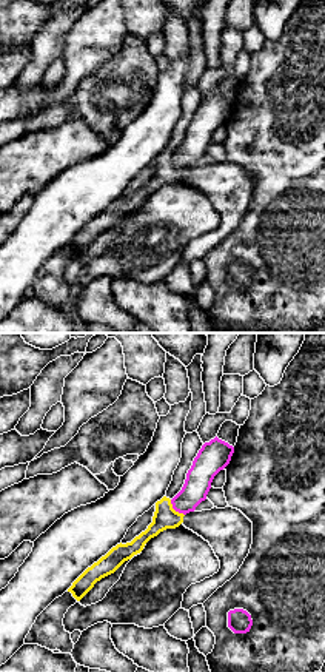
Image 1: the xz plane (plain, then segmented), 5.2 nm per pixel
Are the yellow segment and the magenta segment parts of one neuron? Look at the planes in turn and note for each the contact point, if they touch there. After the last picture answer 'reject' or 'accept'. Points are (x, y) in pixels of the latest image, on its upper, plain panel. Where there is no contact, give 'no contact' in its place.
(173, 164)

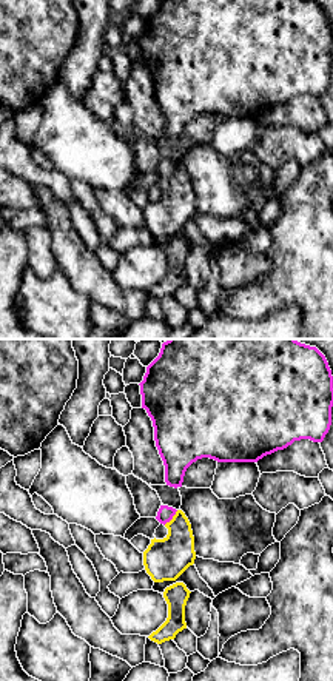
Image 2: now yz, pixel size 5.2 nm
(173, 173)

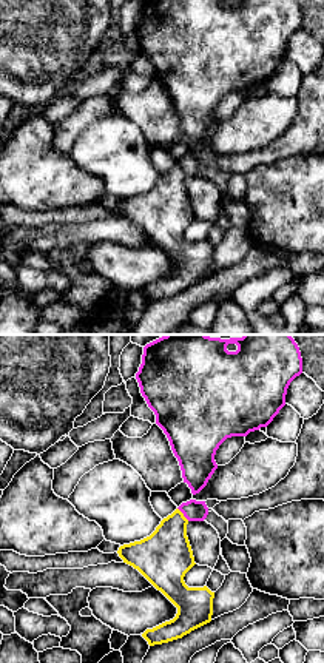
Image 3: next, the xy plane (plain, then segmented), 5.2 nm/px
(182, 168)

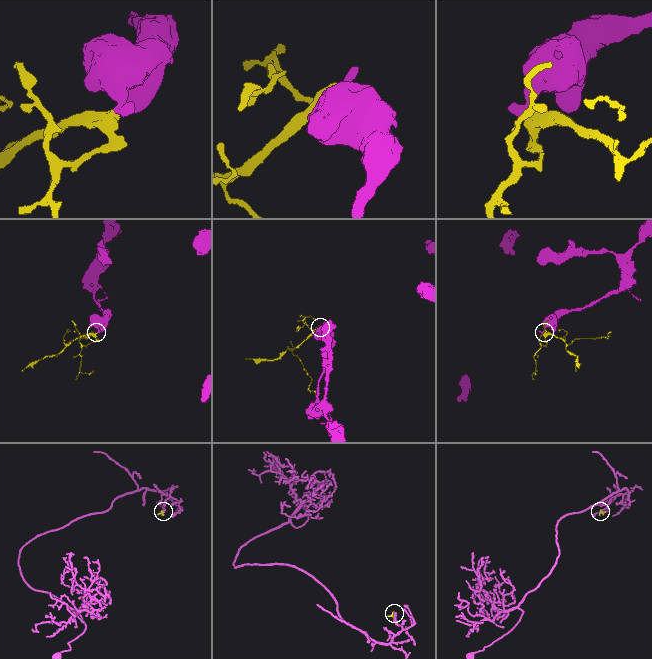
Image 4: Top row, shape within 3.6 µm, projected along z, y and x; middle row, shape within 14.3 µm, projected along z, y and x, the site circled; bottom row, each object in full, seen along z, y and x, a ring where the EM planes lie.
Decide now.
reject

